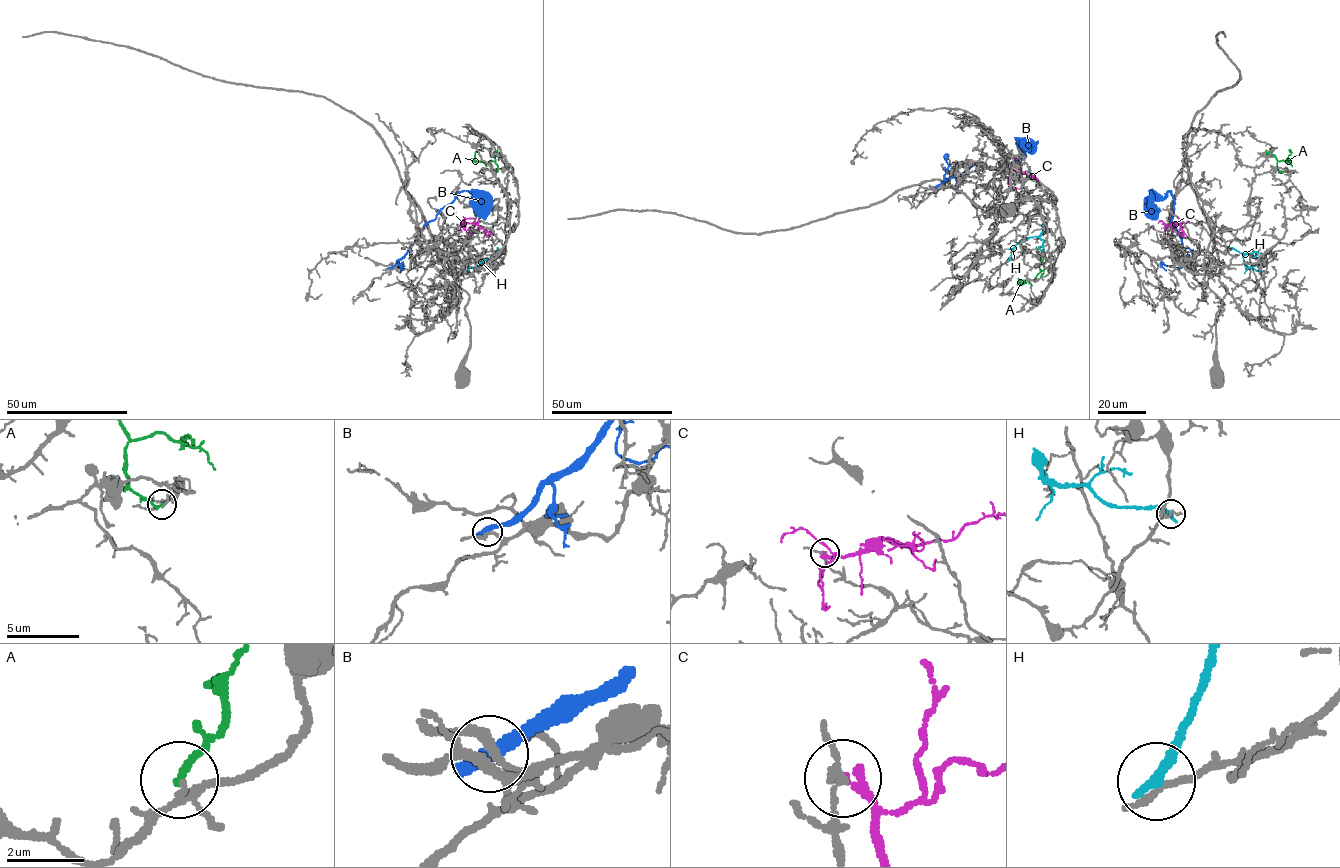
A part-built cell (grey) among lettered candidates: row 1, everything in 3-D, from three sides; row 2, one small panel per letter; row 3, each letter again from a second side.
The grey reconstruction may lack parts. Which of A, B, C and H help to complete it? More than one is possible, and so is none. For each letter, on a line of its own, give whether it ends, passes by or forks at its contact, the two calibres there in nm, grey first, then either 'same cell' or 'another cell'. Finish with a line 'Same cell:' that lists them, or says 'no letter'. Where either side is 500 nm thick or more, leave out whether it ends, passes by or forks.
A: it ends there; 120 nm thick on the grey side, 180 nm on the other; another cell
B: 220 nm thick on the grey side, 500 nm on the other; another cell
C: it ends there; 150 nm thick on the grey side, 240 nm on the other; another cell
H: it ends there; 200 nm thick on the grey side, 360 nm on the other; another cell
Same cell: no letter

